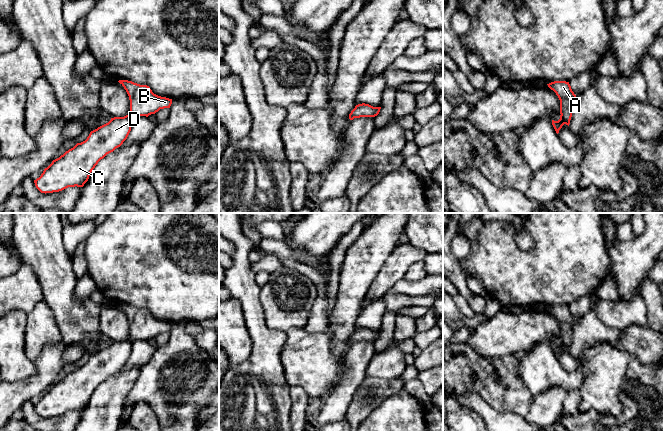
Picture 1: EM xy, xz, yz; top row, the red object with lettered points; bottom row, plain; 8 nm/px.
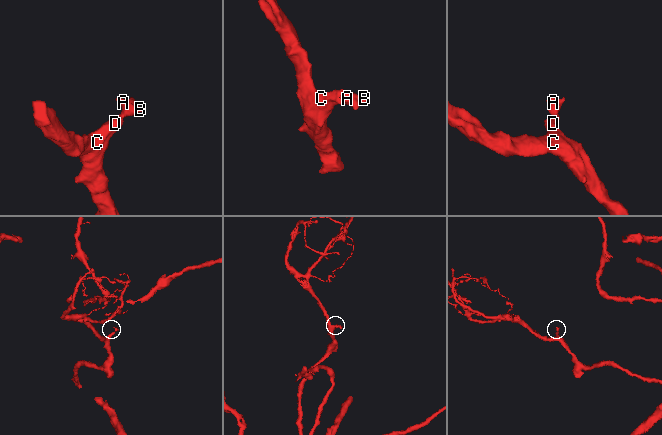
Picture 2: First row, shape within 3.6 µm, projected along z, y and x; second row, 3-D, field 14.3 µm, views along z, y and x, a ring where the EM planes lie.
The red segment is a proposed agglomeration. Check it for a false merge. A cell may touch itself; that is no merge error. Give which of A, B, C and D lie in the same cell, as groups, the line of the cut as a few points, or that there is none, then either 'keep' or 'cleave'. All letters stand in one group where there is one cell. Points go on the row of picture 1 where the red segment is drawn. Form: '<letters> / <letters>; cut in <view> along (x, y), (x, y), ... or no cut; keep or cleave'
A B C D; no cut; keep

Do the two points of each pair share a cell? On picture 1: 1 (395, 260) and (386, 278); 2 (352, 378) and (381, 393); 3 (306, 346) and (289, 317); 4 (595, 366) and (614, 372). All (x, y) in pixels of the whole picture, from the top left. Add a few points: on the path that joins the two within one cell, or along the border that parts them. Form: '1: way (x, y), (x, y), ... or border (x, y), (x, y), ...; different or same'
1: way (395, 264), (395, 268), (390, 274); same
2: border (365, 376), (350, 403); different
3: border (303, 328), (290, 328), (285, 332); different
4: way (600, 366), (605, 366), (609, 370); same

